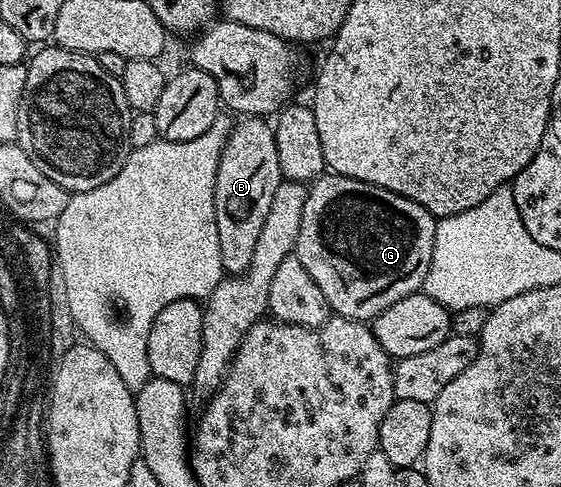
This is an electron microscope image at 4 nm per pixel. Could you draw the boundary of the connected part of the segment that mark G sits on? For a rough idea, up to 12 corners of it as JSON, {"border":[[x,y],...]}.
{"border":[[326,172],[294,253],[337,317],[422,290],[433,214]]}

